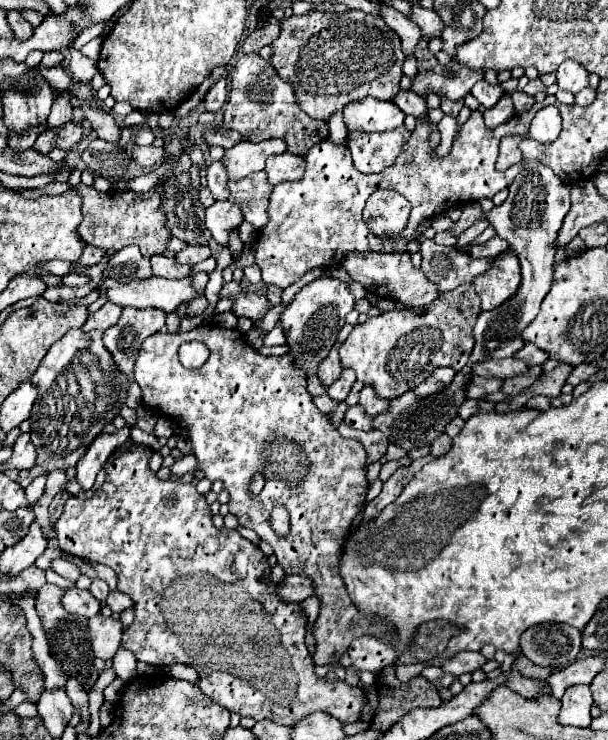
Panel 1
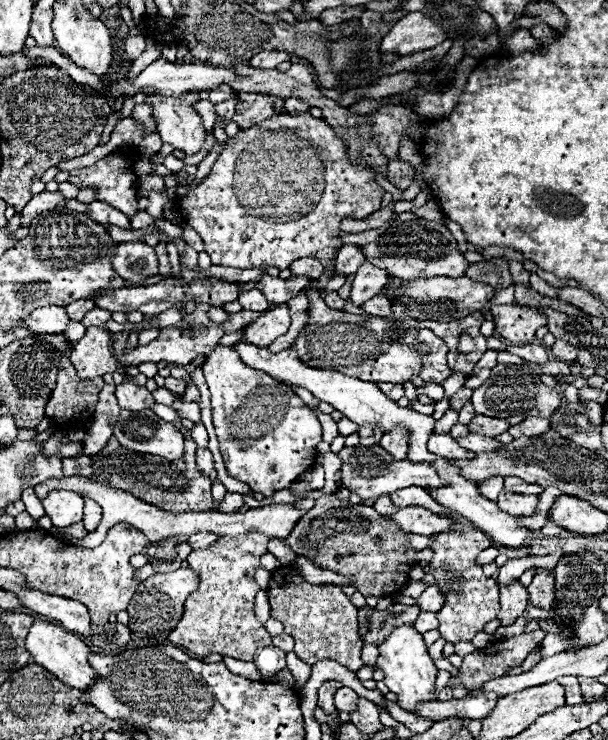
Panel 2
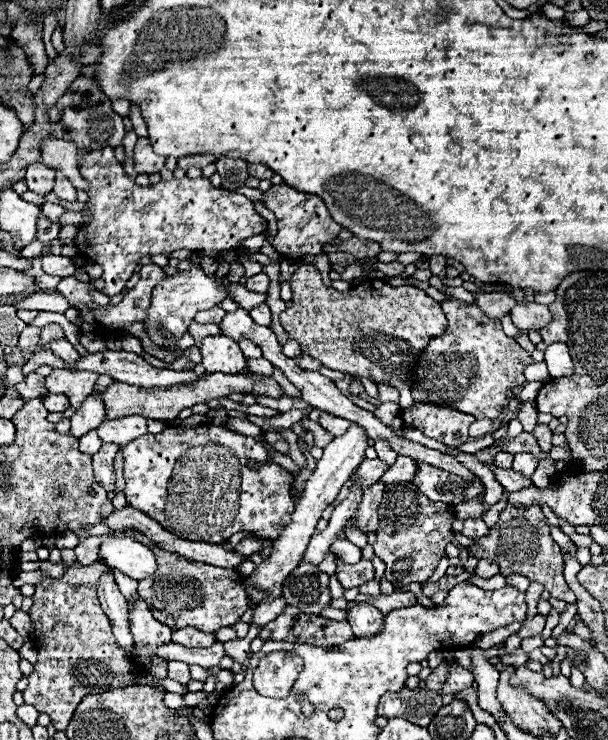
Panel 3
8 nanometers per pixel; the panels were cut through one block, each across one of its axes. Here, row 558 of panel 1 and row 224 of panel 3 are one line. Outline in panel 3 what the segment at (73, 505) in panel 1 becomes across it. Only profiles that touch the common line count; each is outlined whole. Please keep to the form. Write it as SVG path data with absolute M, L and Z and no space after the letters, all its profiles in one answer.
M112 148L86 152L82 156L82 176L90 182L88 208L92 220L78 228L74 244L78 252L104 268L104 294L116 296L124 290L128 278L136 270L136 262L144 256L172 254L186 248L218 258L222 252L236 250L238 242L266 232L264 218L254 210L254 204L244 194L218 190L208 178L180 178L154 186L136 186L124 174L124 168L114 158Z

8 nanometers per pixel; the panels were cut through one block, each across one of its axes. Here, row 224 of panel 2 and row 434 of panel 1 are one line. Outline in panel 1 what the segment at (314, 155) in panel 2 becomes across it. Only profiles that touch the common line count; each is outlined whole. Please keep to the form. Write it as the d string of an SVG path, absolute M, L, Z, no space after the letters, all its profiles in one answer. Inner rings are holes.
M204 324L186 334L156 332L148 336L138 350L134 380L140 386L142 398L148 406L154 406L158 412L188 424L198 468L208 480L224 482L224 488L230 494L230 512L238 518L240 526L252 528L274 548L278 564L286 570L286 574L306 574L308 578L314 578L314 592L322 600L320 616L312 628L316 638L314 662L320 666L332 664L334 656L344 654L350 642L360 634L380 634L380 638L388 640L388 634L394 634L392 626L380 620L374 622L368 616L360 616L362 612L358 612L348 598L344 580L338 572L342 542L350 530L352 520L364 510L366 450L358 440L342 438L330 424L328 416L312 404L312 396L306 390L306 376L296 368L294 356L262 356L244 342L244 336L238 330ZM190 340L198 340L210 350L210 358L198 370L186 370L178 362L178 346ZM256 472L264 474L266 486L258 496L252 498L248 494L248 482ZM274 506L284 506L290 512L290 534L286 538L278 538L268 524Z

